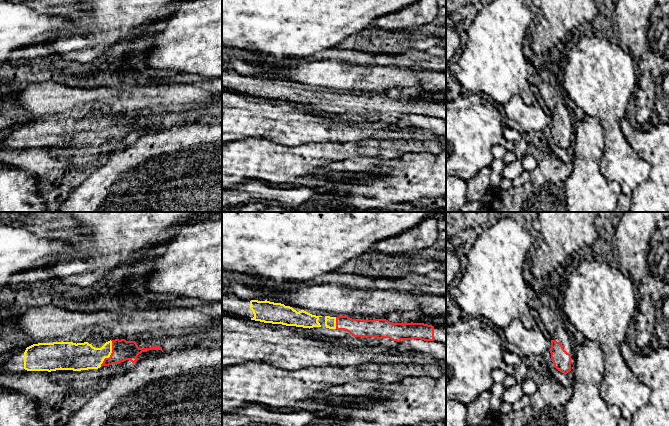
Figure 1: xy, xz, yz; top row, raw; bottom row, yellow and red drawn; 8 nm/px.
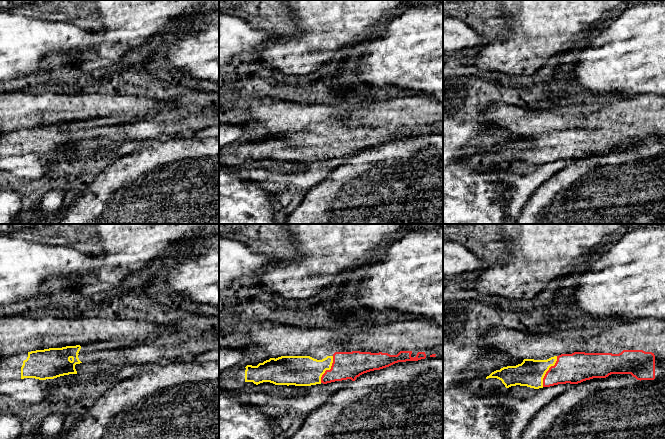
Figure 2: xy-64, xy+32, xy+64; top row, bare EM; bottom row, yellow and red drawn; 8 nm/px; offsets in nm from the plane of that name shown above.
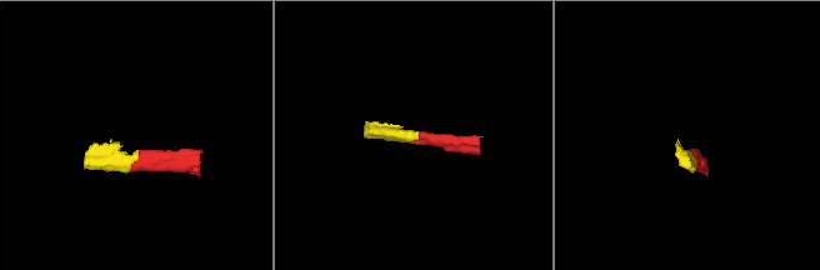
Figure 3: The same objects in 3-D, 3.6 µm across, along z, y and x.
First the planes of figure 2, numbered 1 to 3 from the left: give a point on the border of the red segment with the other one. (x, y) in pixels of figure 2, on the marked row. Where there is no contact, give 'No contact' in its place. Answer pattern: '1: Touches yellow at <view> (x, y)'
1: No contact
2: Touches yellow at xy+32 (328, 369)
3: Touches yellow at xy+64 (547, 370)

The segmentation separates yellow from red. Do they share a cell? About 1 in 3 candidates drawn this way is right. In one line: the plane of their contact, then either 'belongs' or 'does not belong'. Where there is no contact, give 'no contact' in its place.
contact in xy; belongs

